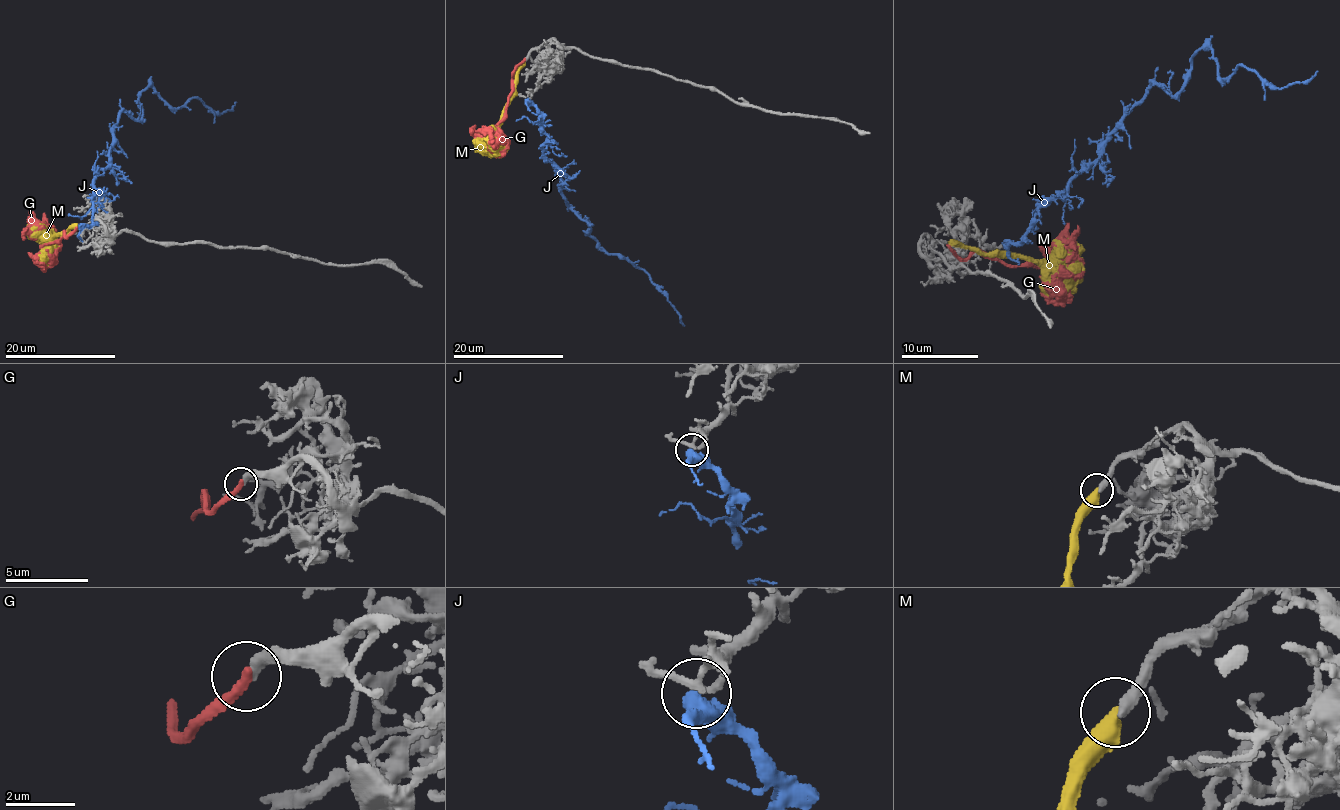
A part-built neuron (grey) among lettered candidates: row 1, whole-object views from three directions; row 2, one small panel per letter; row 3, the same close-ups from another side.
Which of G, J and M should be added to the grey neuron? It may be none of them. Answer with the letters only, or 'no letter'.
G

